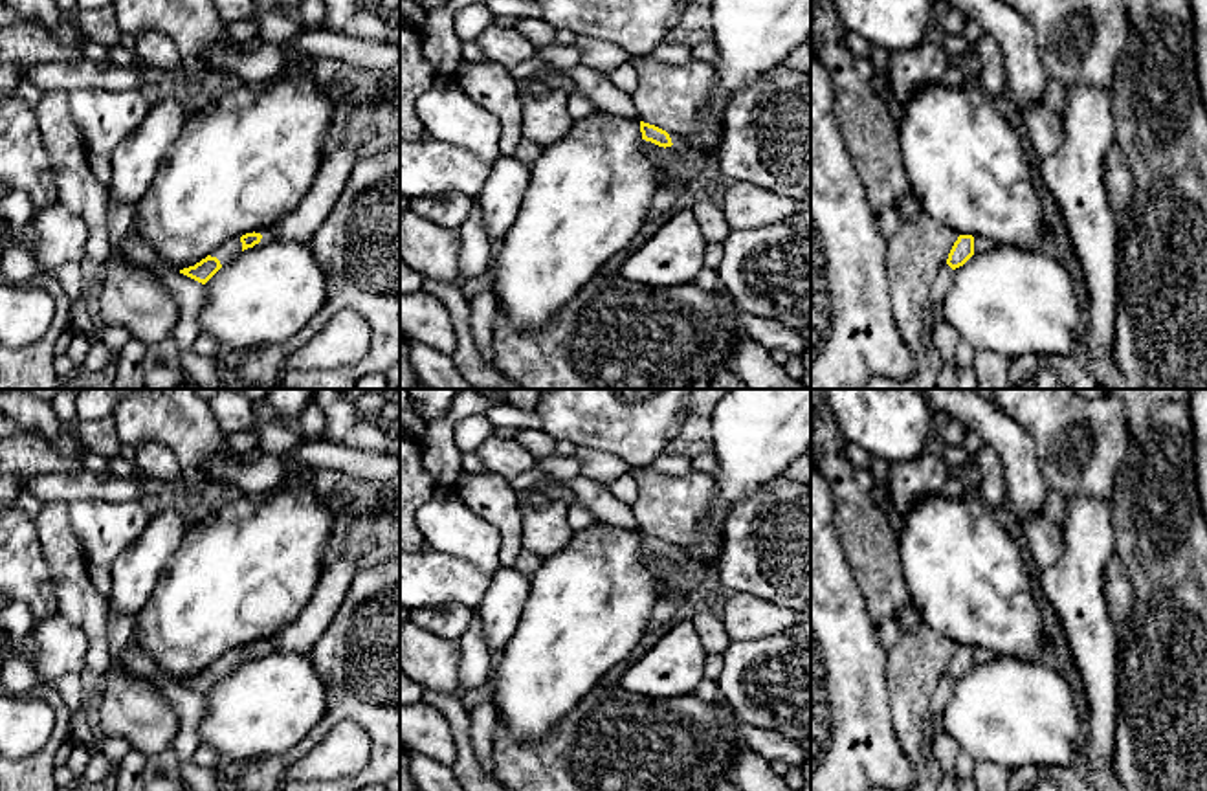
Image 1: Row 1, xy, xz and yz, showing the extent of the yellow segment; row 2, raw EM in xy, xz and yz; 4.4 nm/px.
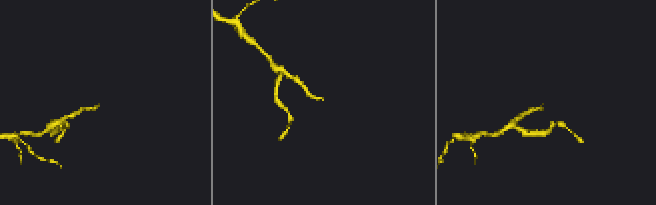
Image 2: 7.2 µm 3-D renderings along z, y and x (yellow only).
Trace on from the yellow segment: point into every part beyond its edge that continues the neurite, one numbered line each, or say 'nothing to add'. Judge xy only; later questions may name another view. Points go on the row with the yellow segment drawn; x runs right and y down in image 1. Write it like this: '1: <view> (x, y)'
1: xy (232, 248)

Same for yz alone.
1: yz (982, 245)

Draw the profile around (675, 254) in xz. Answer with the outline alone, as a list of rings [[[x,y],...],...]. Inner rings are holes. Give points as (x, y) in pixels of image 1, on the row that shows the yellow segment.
[[[679,211],[651,239],[633,251],[618,273],[640,284],[668,288],[693,283],[704,268],[706,239],[692,213]]]

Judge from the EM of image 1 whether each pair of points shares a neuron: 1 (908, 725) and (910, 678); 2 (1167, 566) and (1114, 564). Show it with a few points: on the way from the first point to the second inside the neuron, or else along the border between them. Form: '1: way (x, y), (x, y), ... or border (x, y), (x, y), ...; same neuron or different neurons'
1: way (910, 714), (910, 689); same neuron
2: border (1114, 555), (1130, 577), (1132, 606); different neurons

